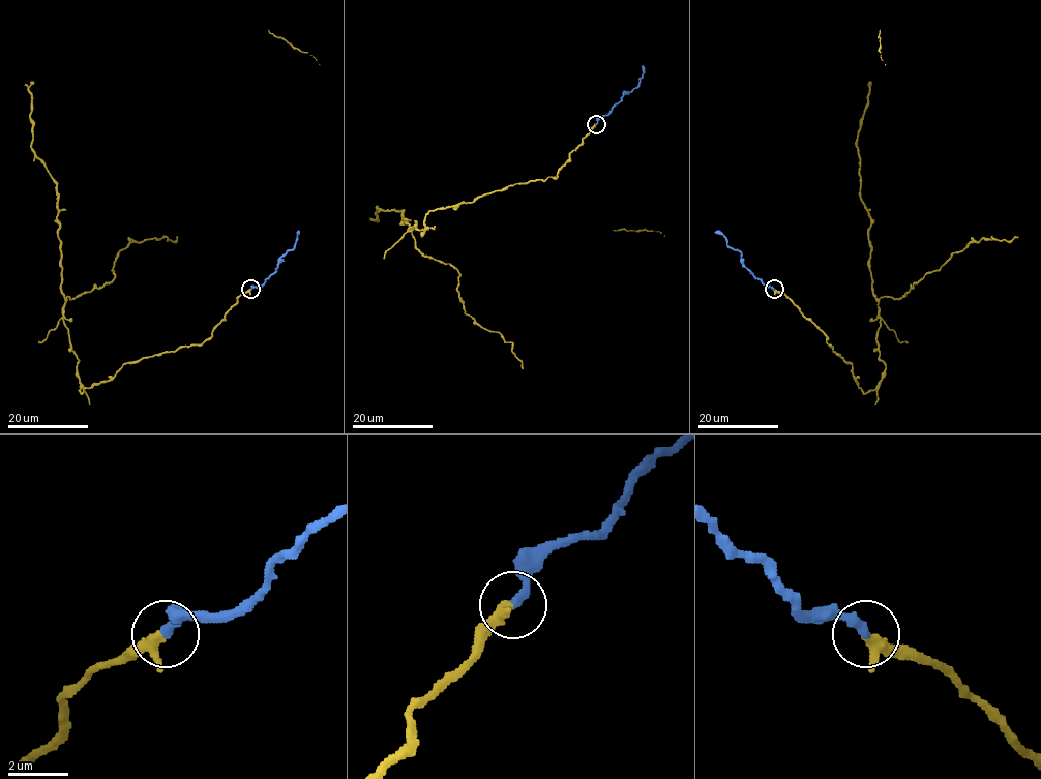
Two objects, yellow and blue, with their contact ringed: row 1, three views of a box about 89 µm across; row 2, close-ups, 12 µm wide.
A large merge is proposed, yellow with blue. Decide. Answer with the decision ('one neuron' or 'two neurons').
one neuron

